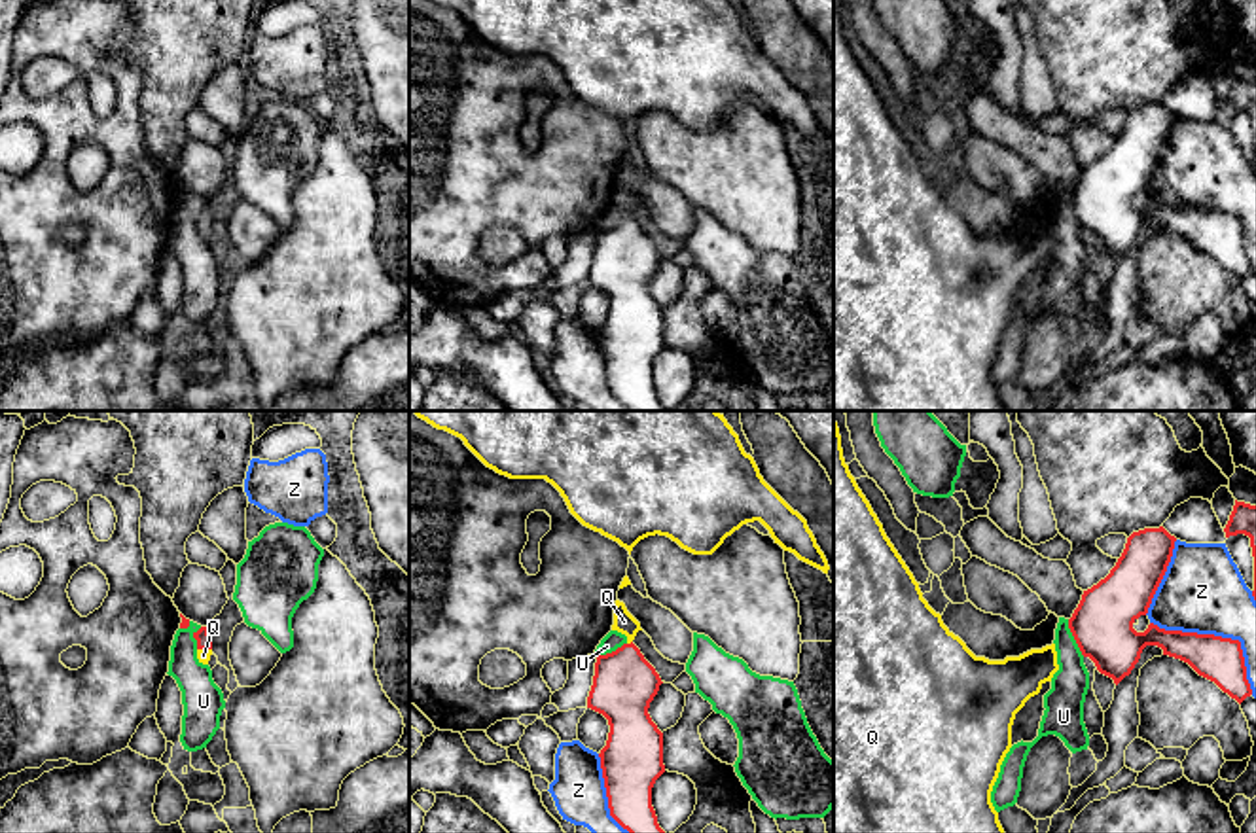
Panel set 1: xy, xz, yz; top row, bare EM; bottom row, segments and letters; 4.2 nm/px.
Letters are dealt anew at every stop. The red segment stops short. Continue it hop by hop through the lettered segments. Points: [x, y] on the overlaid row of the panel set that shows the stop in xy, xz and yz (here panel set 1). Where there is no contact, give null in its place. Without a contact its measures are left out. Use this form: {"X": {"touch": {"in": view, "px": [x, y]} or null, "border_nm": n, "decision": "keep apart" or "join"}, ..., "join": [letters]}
{"Q": {"touch": {"in": "xz", "px": [631, 642]}, "border_nm": 30, "decision": "join"}, "U": {"touch": {"in": "yz", "px": [1075, 638]}, "border_nm": 180, "decision": "keep apart"}, "Z": {"touch": {"in": "yz", "px": [1220, 637]}, "border_nm": 550, "decision": "keep apart"}, "join": ["Q"]}

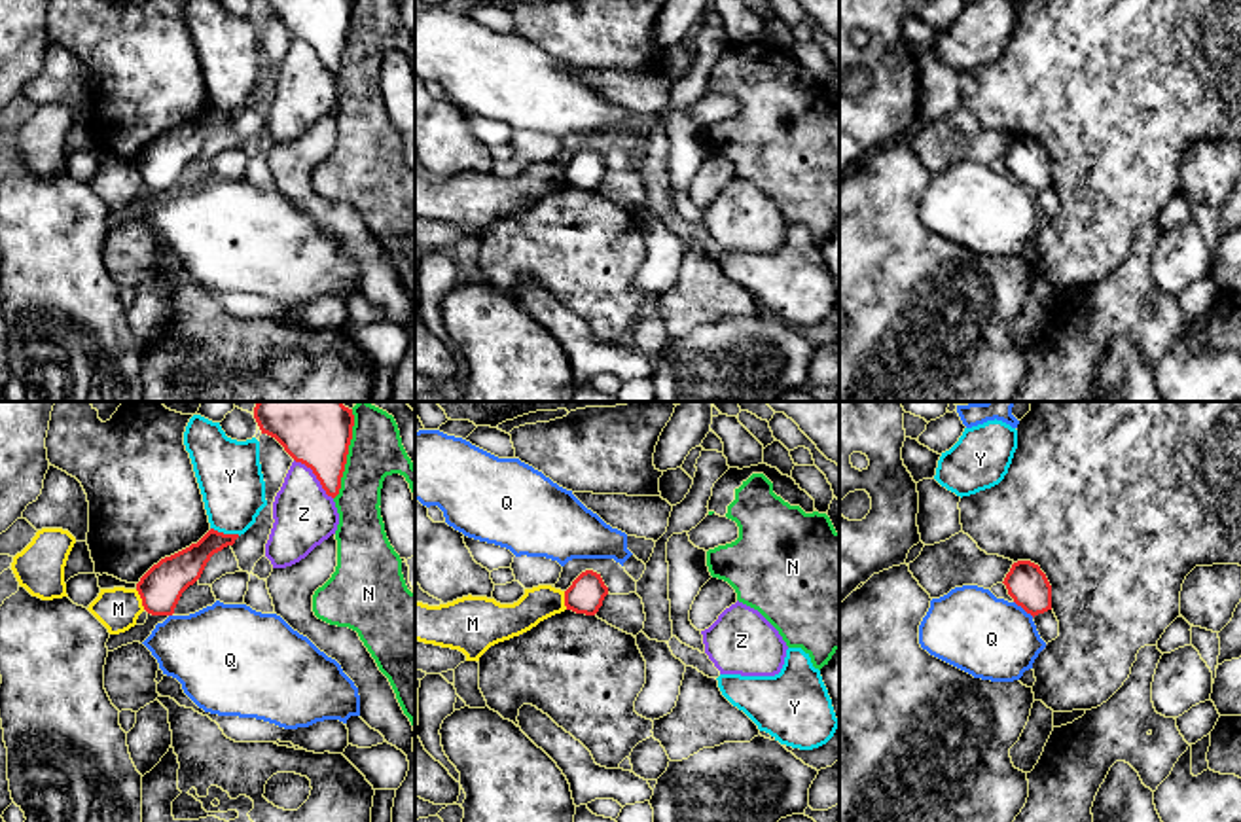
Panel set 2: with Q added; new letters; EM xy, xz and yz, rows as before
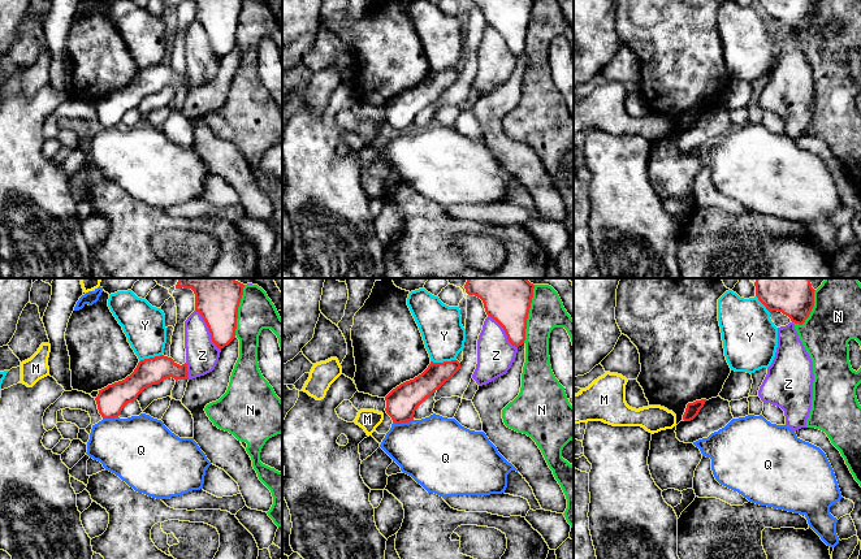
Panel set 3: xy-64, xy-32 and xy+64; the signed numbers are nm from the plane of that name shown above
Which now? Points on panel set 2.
{"M": {"touch": {"in": "xy", "px": [141, 597]}, "border_nm": 100, "decision": "keep apart"}, "N": {"touch": {"in": "xy", "px": [347, 453]}, "border_nm": 400, "decision": "keep apart"}, "Q": {"touch": {"in": "yz", "px": [1024, 608]}, "border_nm": 110, "decision": "keep apart"}, "Y": {"touch": {"in": "xy", "px": [226, 535]}, "border_nm": 130, "decision": "keep apart"}, "Z": {"touch": {"in": "xy", "px": [315, 474]}, "border_nm": 240, "decision": "keep apart"}, "join": []}

